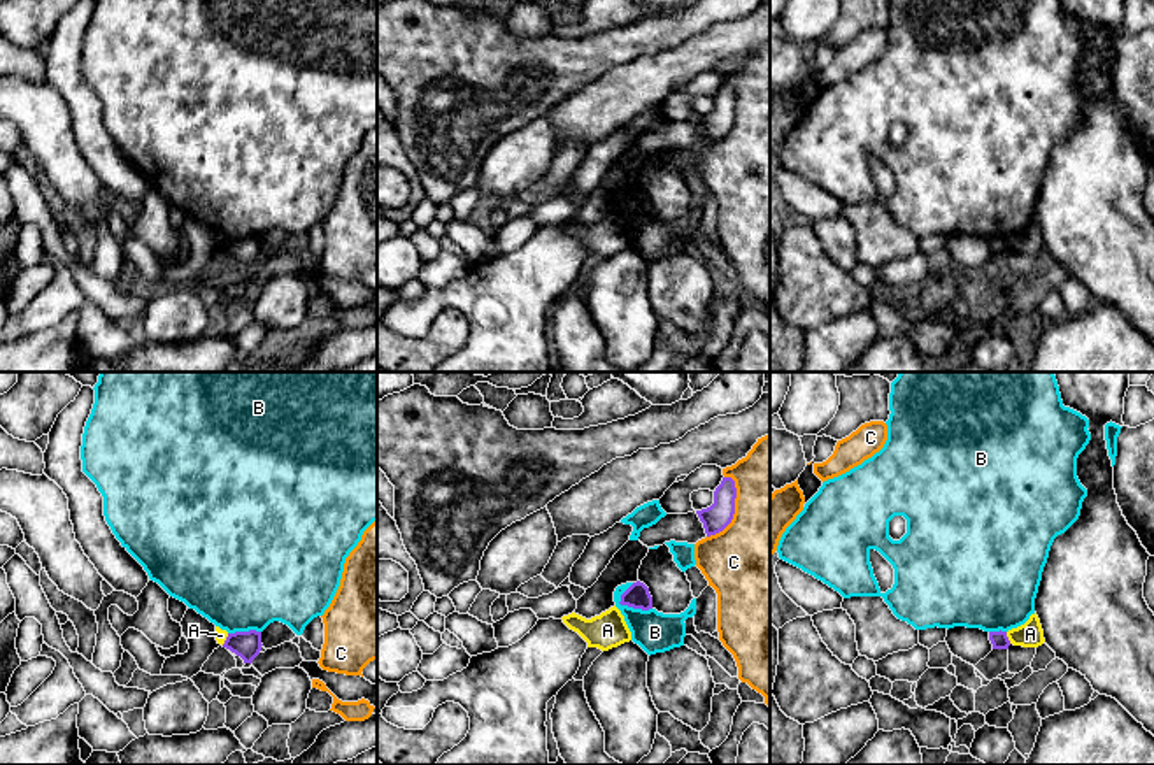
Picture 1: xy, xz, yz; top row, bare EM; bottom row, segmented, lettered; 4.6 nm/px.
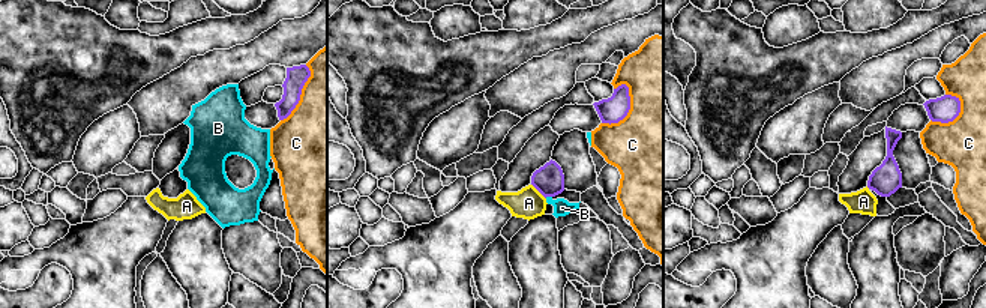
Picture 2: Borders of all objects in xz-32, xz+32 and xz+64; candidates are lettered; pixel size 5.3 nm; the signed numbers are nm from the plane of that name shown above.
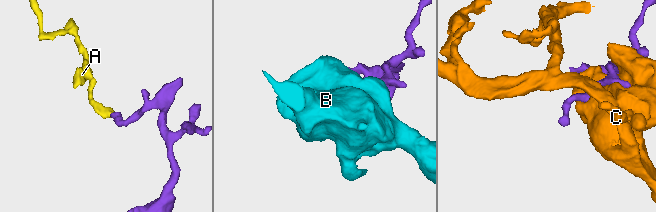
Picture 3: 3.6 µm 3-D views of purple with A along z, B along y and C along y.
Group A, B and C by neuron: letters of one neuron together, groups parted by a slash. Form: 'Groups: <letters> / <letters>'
Groups: A / B / C

